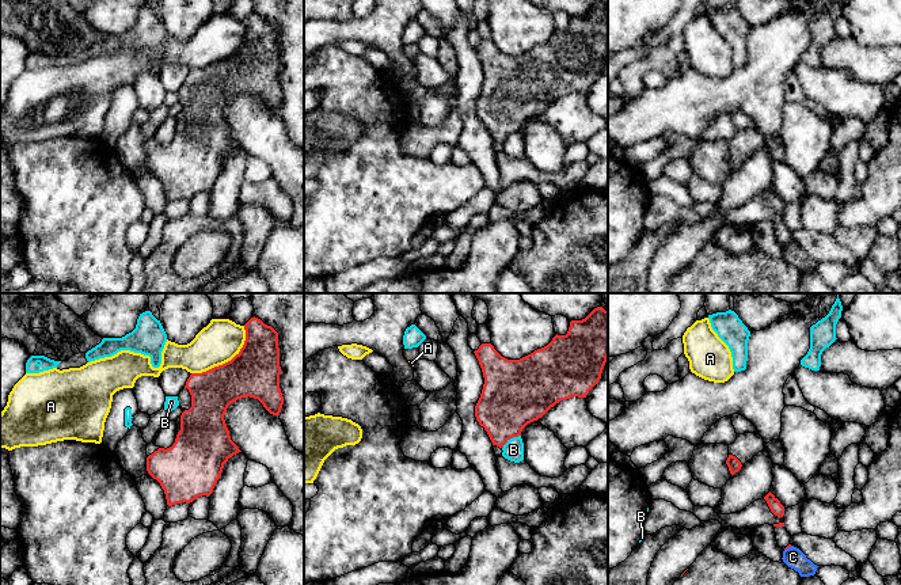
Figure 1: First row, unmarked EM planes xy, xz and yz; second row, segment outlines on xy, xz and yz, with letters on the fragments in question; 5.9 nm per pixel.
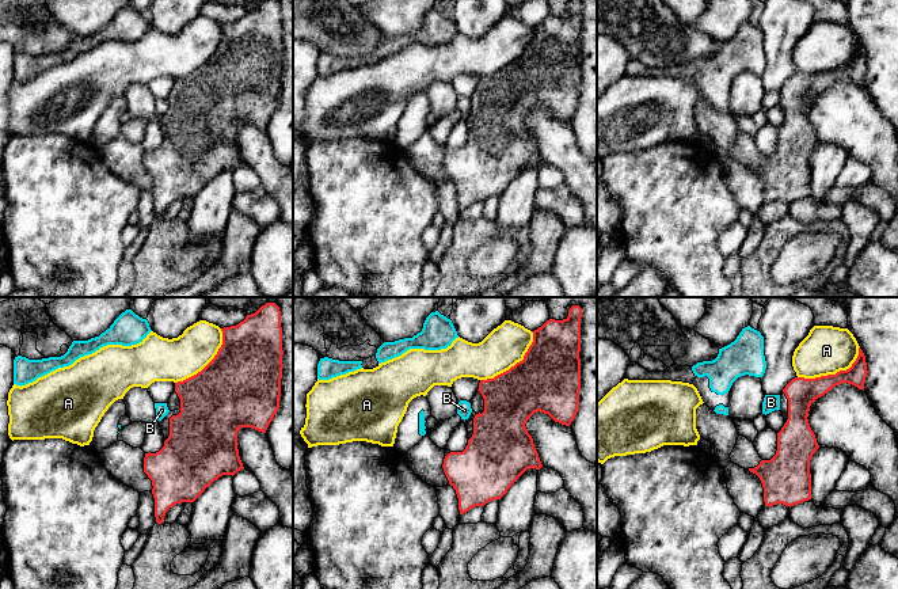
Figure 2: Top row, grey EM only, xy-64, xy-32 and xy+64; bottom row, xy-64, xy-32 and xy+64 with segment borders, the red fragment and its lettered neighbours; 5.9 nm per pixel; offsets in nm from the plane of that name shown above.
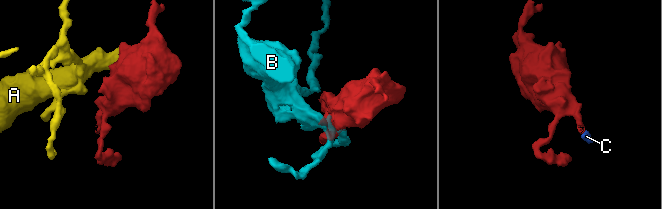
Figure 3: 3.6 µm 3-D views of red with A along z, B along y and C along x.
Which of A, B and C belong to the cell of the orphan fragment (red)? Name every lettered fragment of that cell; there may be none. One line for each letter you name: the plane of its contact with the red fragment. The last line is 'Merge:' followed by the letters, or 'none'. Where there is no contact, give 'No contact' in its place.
Merge: none

